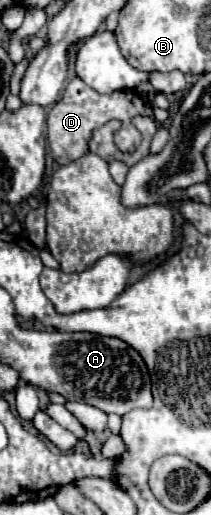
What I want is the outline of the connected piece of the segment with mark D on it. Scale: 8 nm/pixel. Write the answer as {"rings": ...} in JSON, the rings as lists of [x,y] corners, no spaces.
{"rings":[[[78,76],[72,78],[60,98],[60,102],[56,102],[52,106],[52,110],[48,112],[48,144],[50,144],[50,152],[54,156],[54,160],[58,164],[68,164],[72,160],[78,160],[80,156],[84,156],[88,152],[88,140],[90,134],[106,124],[112,118],[118,120],[132,120],[138,114],[146,112],[146,104],[144,98],[136,92],[136,90],[118,90],[118,92],[110,92],[110,94],[100,94],[96,90],[92,90],[90,86],[86,86]]]}

